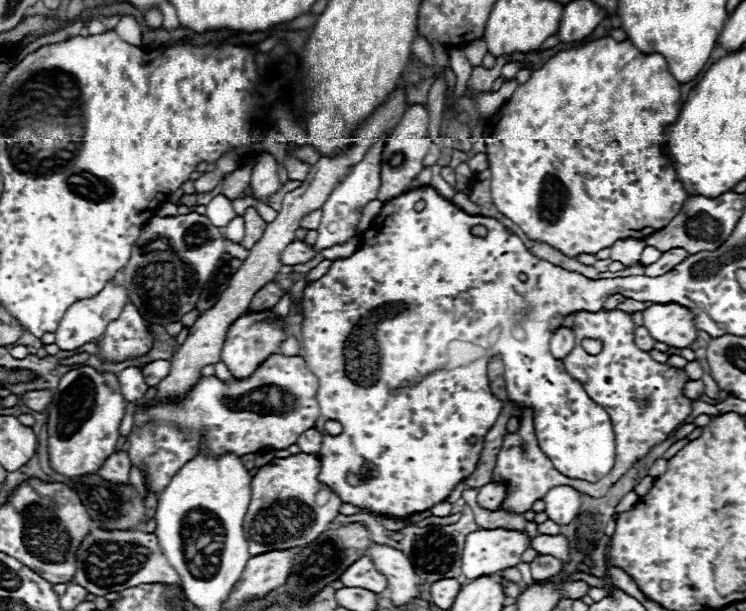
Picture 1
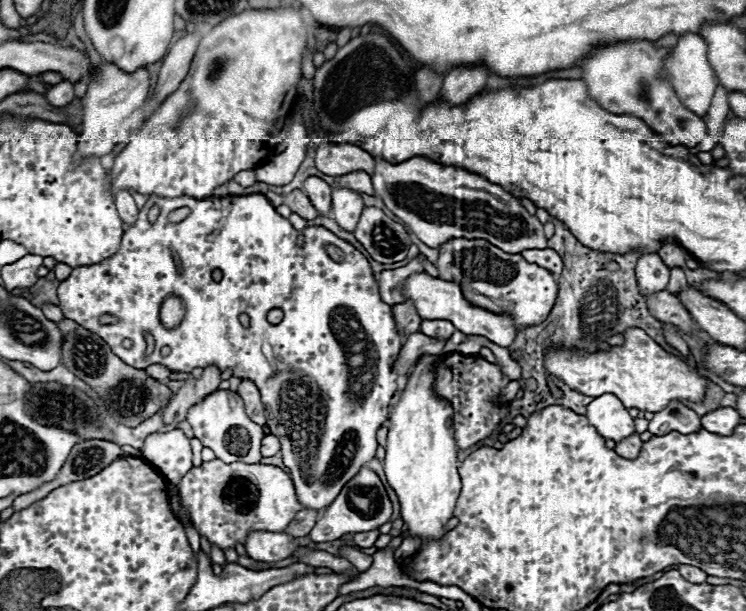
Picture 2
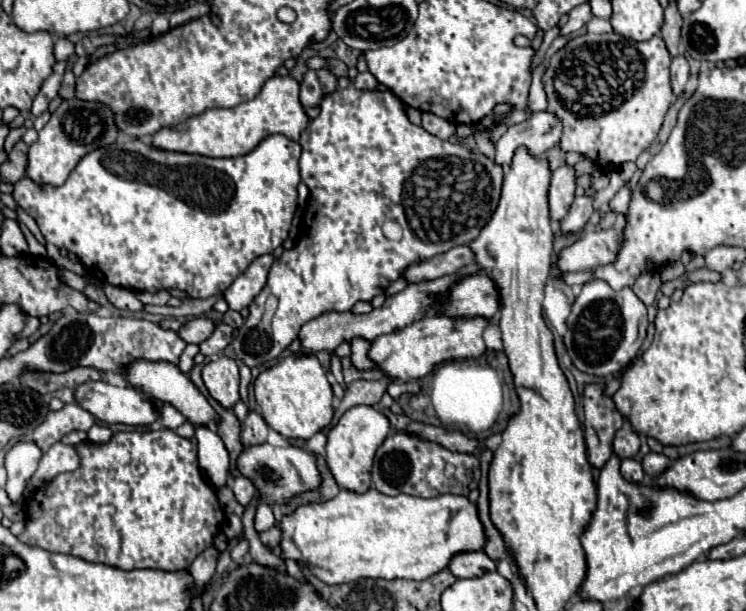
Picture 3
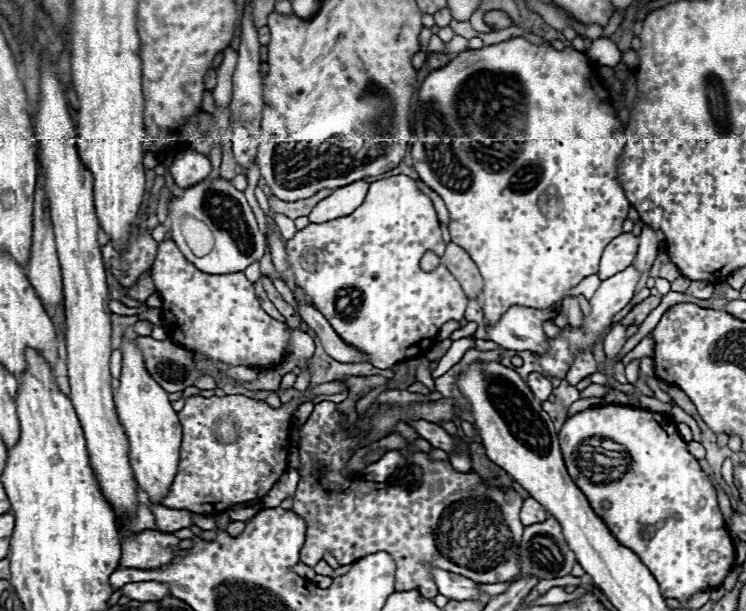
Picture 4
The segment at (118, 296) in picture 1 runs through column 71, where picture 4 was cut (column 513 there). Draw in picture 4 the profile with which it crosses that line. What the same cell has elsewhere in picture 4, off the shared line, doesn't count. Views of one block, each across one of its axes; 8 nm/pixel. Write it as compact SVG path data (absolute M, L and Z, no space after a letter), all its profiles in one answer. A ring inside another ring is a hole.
M508 308L498 324L488 328L488 338L496 344L500 344L506 350L528 350L536 354L544 354L550 344L548 336L544 334L542 322L546 318L556 316L556 308L550 310L532 310L532 308Z

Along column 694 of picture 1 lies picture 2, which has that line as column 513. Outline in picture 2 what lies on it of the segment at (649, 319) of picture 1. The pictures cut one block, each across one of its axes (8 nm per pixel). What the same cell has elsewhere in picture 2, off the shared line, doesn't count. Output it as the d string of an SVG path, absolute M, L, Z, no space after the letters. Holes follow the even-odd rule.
M426 272L410 274L402 284L402 296L406 300L414 302L414 306L416 306L416 310L418 310L422 320L448 320L460 332L464 332L468 336L484 336L484 338L488 338L490 342L494 342L494 344L498 344L502 348L508 348L512 344L516 332L518 332L518 328L512 324L510 316L496 316L492 312L484 312L482 308L470 306L464 300L458 284L434 278L430 274L426 274Z

